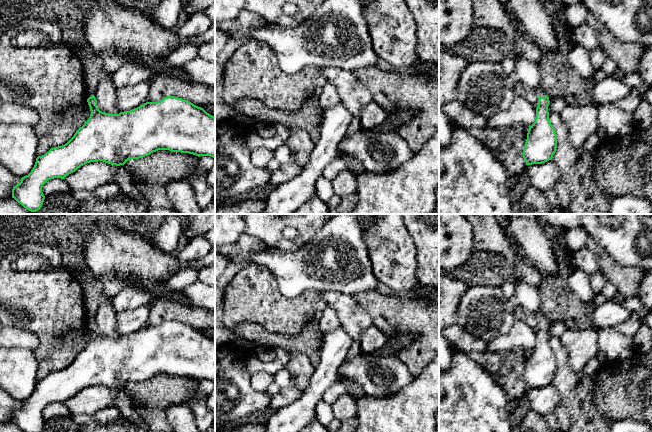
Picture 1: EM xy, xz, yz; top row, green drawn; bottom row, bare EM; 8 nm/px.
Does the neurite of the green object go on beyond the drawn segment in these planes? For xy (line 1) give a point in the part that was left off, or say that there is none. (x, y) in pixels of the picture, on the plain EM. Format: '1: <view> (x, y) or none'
1: none

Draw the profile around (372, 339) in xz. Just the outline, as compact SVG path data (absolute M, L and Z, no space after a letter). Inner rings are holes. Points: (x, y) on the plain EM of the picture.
M376 326L363 331L360 339L361 353L371 353L380 349L387 341L386 335Z

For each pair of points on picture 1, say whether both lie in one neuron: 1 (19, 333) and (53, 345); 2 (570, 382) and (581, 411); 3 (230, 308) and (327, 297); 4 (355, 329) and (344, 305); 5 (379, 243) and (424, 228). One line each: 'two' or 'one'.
1: two
2: one
3: two
4: one
5: two

